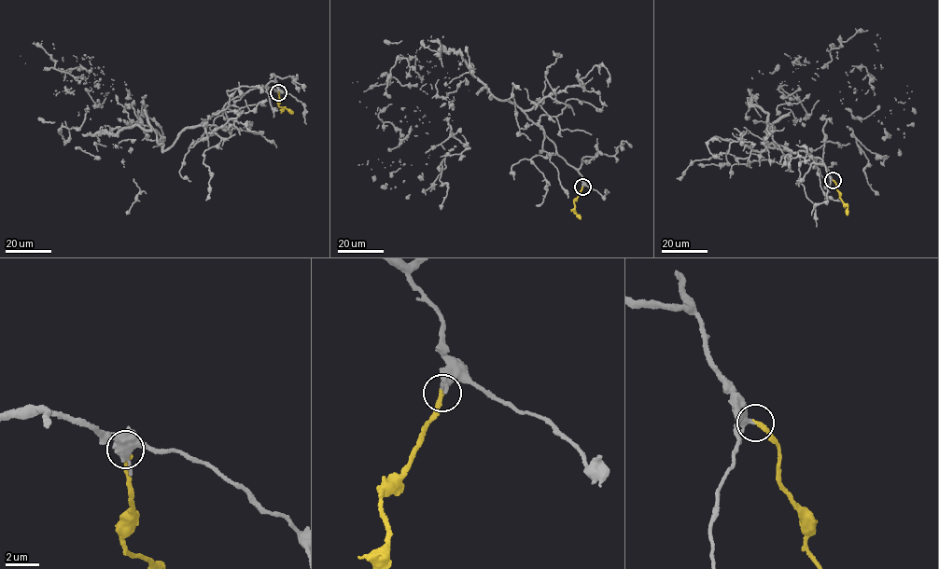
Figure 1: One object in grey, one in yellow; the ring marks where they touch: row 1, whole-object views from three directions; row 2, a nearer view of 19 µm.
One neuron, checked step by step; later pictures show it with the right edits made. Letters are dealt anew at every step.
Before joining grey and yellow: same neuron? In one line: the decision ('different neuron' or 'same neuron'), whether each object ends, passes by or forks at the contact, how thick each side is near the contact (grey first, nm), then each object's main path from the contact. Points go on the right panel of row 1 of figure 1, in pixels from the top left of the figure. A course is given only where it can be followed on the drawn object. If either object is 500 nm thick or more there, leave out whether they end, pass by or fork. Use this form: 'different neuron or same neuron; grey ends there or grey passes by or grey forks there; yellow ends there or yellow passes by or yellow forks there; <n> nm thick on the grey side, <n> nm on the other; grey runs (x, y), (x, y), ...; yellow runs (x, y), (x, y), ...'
same neuron; grey passes by; yellow ends there; 300 nm thick on the grey side, 300 nm on the other; grey runs (833, 180), (803, 150), (762, 150), (767, 117), (806, 94), (795, 69), (867, 30), (882, 68), (864, 94); yellow runs (833, 180), (847, 207), (847, 215)

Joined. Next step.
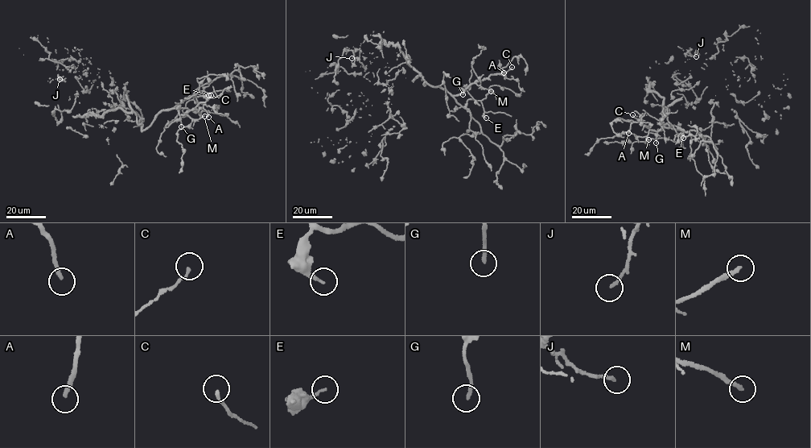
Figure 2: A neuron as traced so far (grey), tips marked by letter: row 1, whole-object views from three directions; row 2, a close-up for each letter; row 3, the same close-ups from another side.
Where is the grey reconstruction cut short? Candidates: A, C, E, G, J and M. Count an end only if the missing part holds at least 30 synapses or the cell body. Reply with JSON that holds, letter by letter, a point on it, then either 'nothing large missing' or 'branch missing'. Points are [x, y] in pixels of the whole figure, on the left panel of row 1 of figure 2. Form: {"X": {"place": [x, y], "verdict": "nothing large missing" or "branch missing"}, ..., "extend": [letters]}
{"A": {"place": [208, 117], "verdict": "branch missing"}, "C": {"place": [211, 95], "verdict": "nothing large missing"}, "E": {"place": [208, 95], "verdict": "nothing large missing"}, "G": {"place": [181, 126], "verdict": "branch missing"}, "J": {"place": [59, 79], "verdict": "nothing large missing"}, "M": {"place": [204, 116], "verdict": "branch missing"}, "extend": ["A", "G", "M"]}

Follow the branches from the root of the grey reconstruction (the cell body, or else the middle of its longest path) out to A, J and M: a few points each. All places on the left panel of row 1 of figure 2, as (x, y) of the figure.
A: (112, 101), (134, 113), (142, 130), (159, 113), (170, 109), (181, 115), (203, 102), (208, 117)
J: (112, 101), (101, 85), (72, 69), (64, 80), (59, 79)
M: (112, 101), (134, 113), (142, 130), (159, 113), (170, 109), (195, 119), (204, 116)

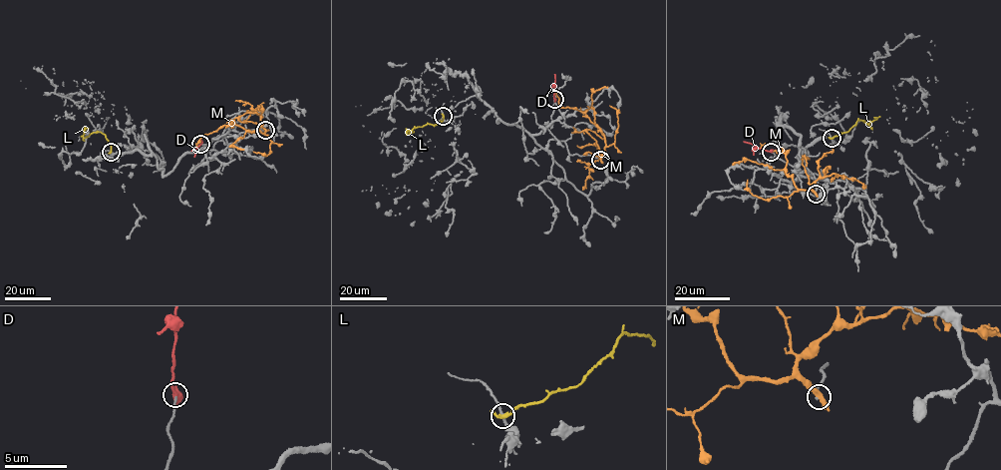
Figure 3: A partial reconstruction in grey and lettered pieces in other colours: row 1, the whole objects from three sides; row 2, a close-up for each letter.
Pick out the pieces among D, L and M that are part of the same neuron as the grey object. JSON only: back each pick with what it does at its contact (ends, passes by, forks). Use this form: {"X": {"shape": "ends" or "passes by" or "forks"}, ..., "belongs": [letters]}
{"D": {"shape": "passes by"}, "belongs": ["D"]}

